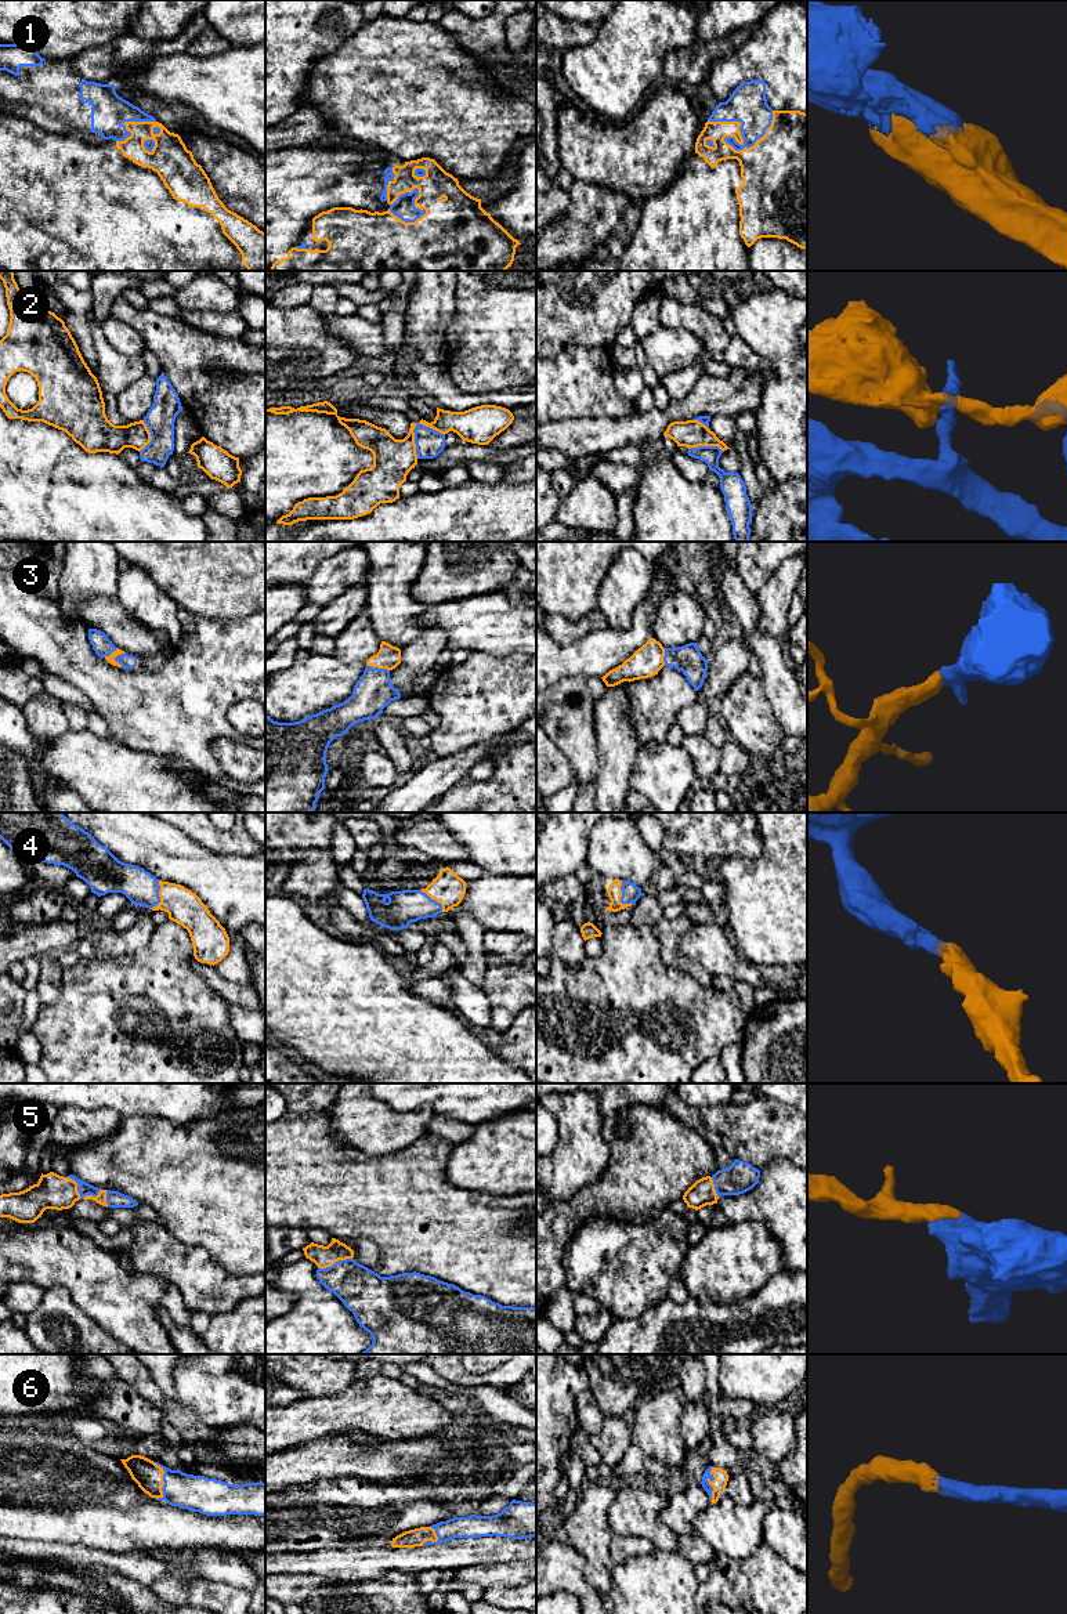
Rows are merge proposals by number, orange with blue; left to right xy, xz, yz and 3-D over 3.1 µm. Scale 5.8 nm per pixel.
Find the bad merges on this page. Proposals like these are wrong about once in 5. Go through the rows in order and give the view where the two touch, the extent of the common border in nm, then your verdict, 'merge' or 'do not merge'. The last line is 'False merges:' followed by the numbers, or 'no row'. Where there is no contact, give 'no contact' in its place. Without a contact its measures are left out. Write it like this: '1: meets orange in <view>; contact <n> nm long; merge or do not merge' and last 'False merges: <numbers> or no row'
1: meets orange in yz; contact 380 nm long; merge
2: meets orange in xz; contact 220 nm long; do not merge
3: meets orange in xz; contact 140 nm long; merge
4: meets orange in yz; contact 160 nm long; merge
5: meets orange in xy; contact 220 nm long; merge
6: meets orange in xy; contact 260 nm long; merge
False merges: 2

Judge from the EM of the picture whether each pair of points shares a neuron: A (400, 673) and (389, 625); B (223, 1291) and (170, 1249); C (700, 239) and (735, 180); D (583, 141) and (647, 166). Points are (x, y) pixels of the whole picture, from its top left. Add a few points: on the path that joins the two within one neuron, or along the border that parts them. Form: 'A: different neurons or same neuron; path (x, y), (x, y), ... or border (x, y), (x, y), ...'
A: different neurons; border (422, 628), (420, 633), (401, 650)
B: same neuron; path (210, 1288), (183, 1262)
C: same neuron; path (700, 224), (700, 216), (720, 195)
D: same neuron; path (599, 152), (632, 158)

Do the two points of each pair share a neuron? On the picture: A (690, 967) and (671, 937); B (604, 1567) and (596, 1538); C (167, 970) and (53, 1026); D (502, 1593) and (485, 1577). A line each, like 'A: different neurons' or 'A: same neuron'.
A: same neuron
B: same neuron
C: same neuron
D: different neurons

